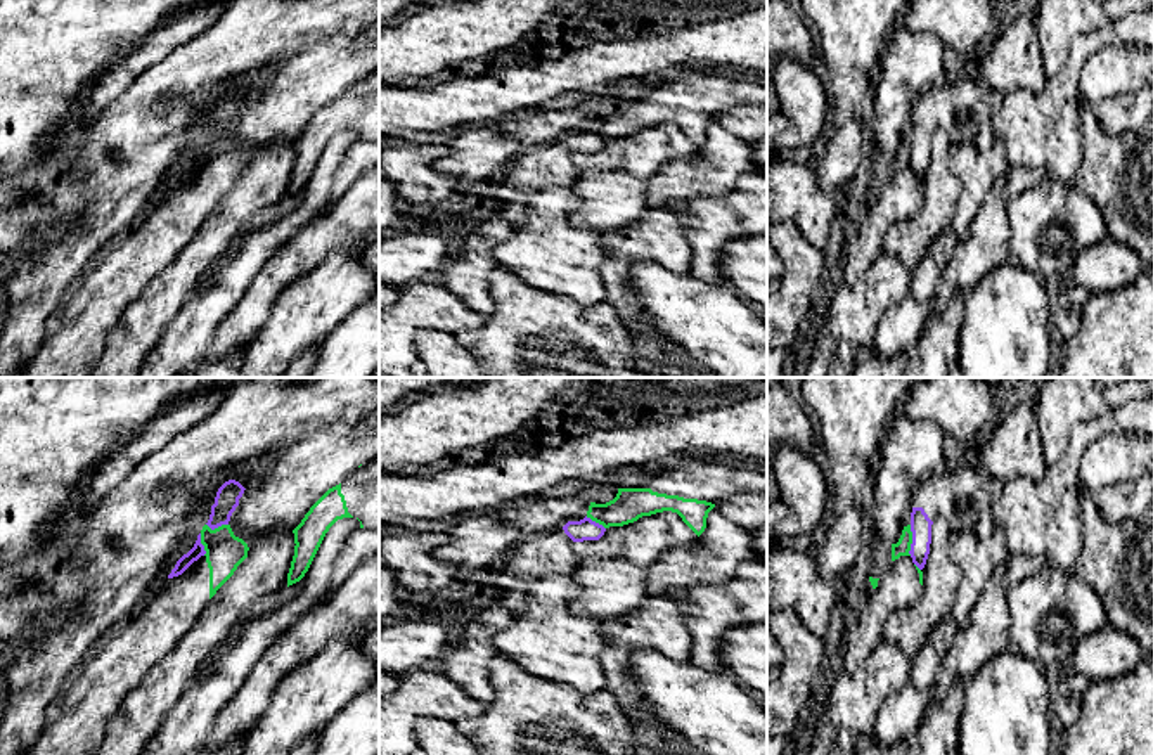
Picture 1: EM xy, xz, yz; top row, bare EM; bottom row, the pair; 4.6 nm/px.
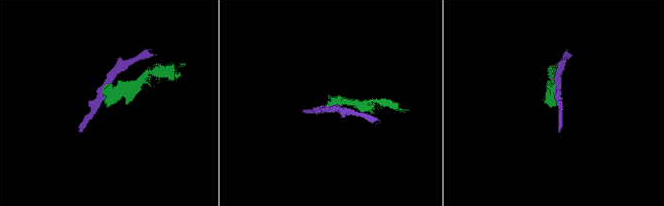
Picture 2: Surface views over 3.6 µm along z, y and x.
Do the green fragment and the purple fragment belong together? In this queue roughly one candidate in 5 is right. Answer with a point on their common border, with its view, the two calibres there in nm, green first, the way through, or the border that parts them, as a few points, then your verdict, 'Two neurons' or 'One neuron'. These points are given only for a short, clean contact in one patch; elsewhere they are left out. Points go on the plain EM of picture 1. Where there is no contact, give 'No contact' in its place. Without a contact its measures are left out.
Touches green at yz (911, 153). Thickness 70 nm (green) against 100 nm. Boundary: yz (909, 137), (911, 167). Two neurons

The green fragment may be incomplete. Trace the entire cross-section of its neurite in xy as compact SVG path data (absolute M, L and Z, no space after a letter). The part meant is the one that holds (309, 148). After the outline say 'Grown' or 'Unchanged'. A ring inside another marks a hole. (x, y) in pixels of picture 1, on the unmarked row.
M379 69L360 76L343 95L329 100L293 142L296 158L287 199L305 189L325 145L343 130L357 130L360 140L379 142Z. Grown

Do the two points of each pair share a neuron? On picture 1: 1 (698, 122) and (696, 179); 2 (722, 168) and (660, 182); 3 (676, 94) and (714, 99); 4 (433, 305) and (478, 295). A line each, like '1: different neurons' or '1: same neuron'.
1: different neurons
2: same neuron
3: same neuron
4: different neurons

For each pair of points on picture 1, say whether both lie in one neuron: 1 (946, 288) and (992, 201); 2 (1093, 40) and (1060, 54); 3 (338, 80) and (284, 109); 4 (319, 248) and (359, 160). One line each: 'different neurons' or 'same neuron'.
1: same neuron
2: different neurons
3: same neuron
4: different neurons

